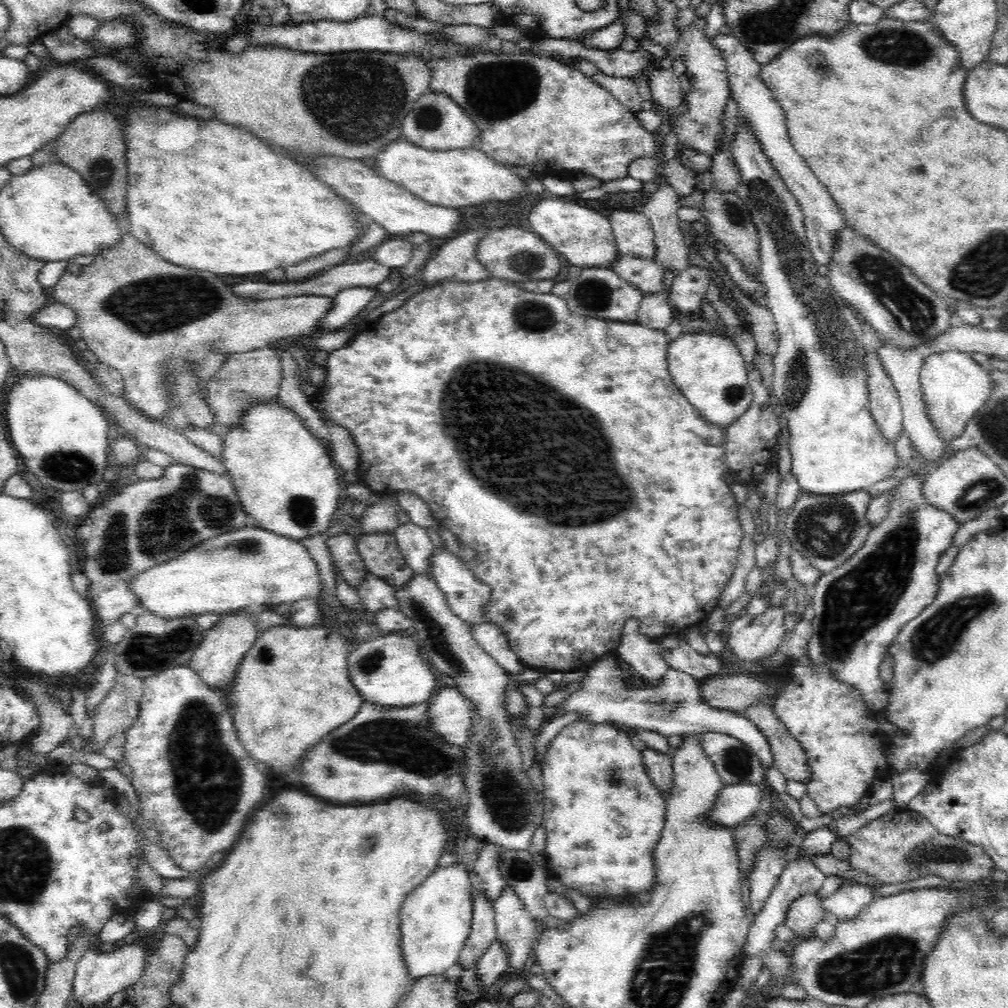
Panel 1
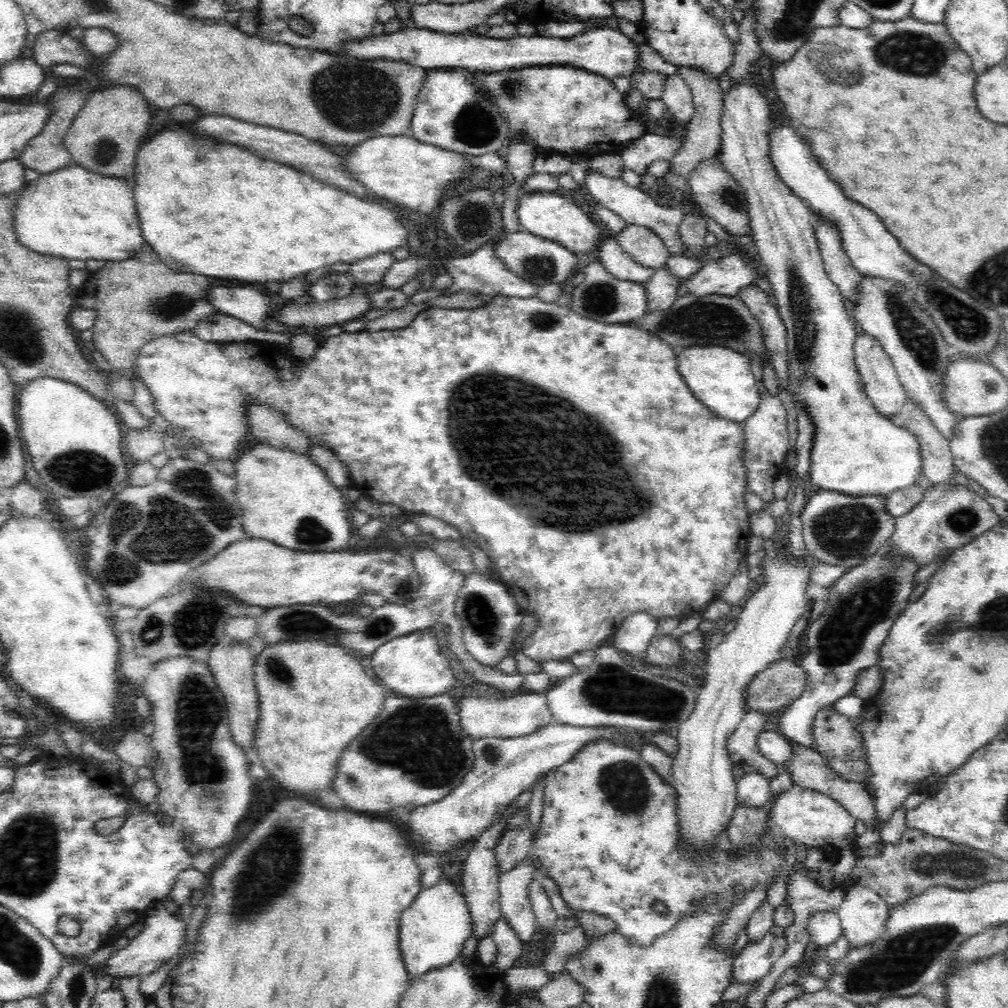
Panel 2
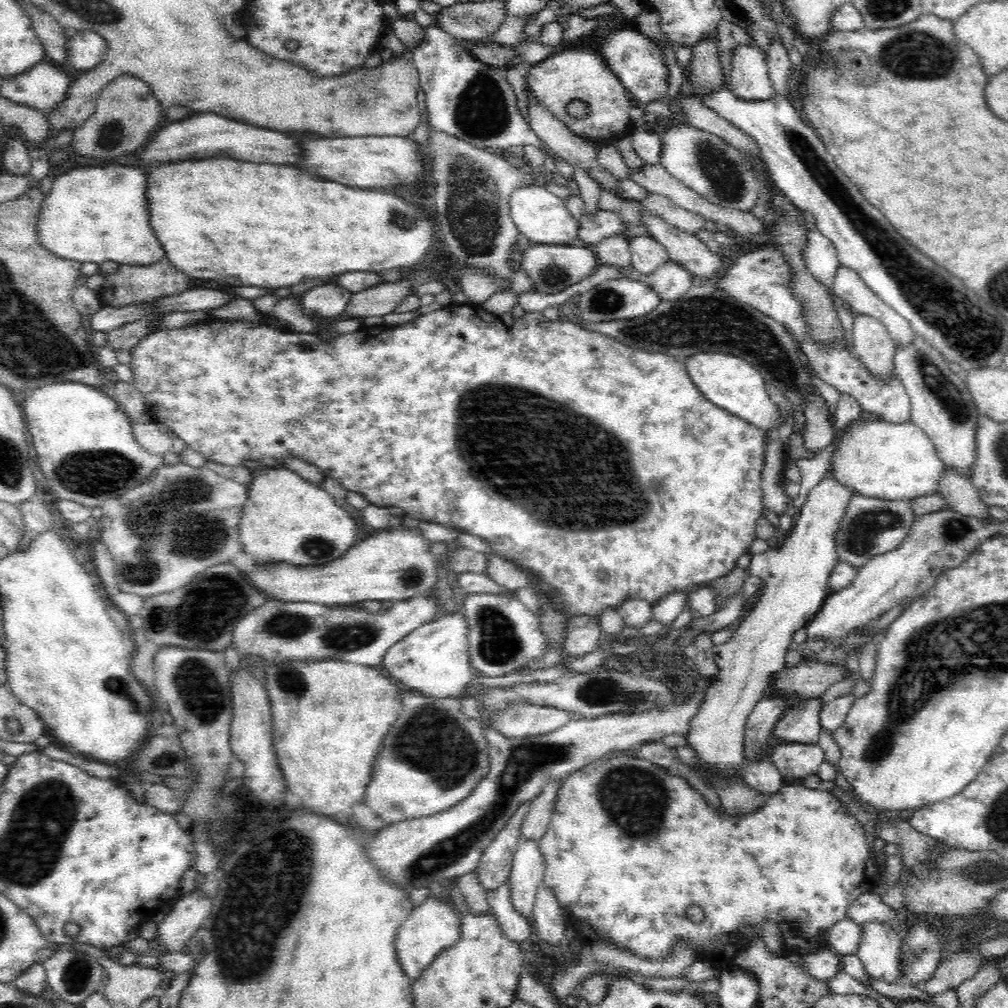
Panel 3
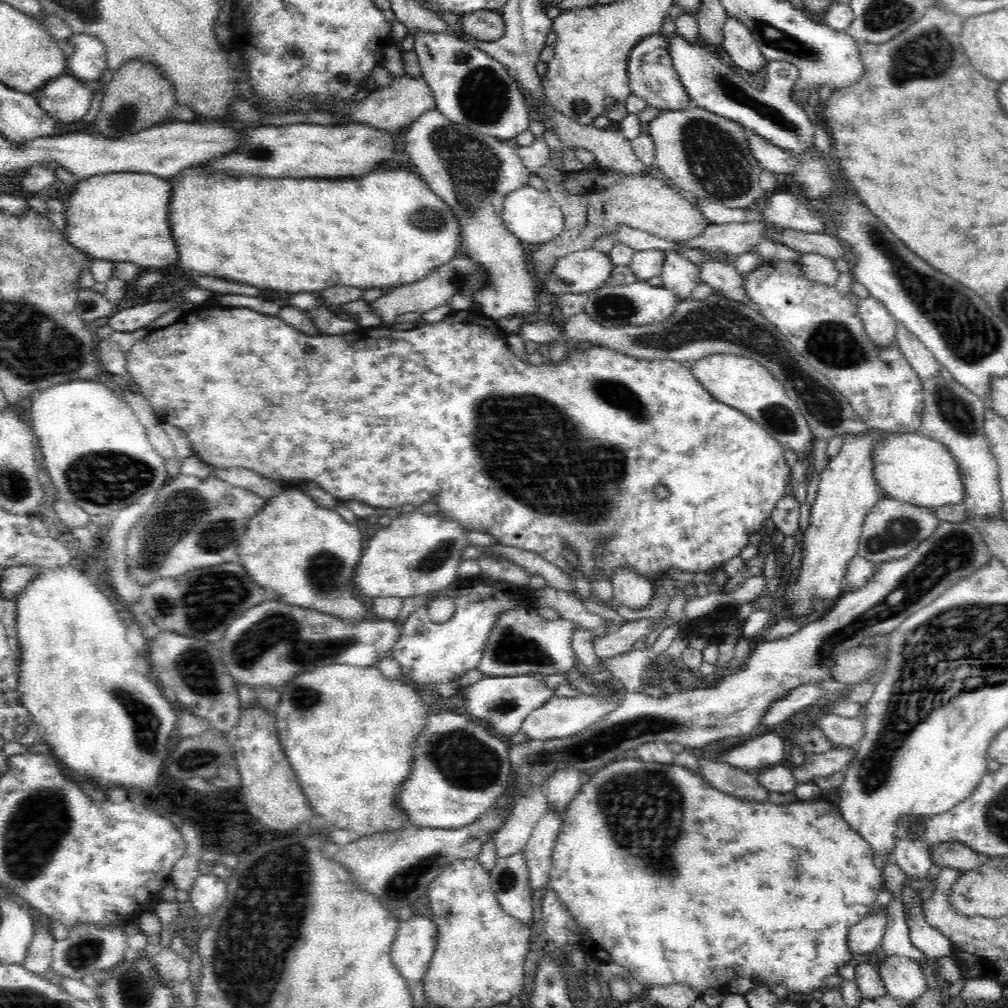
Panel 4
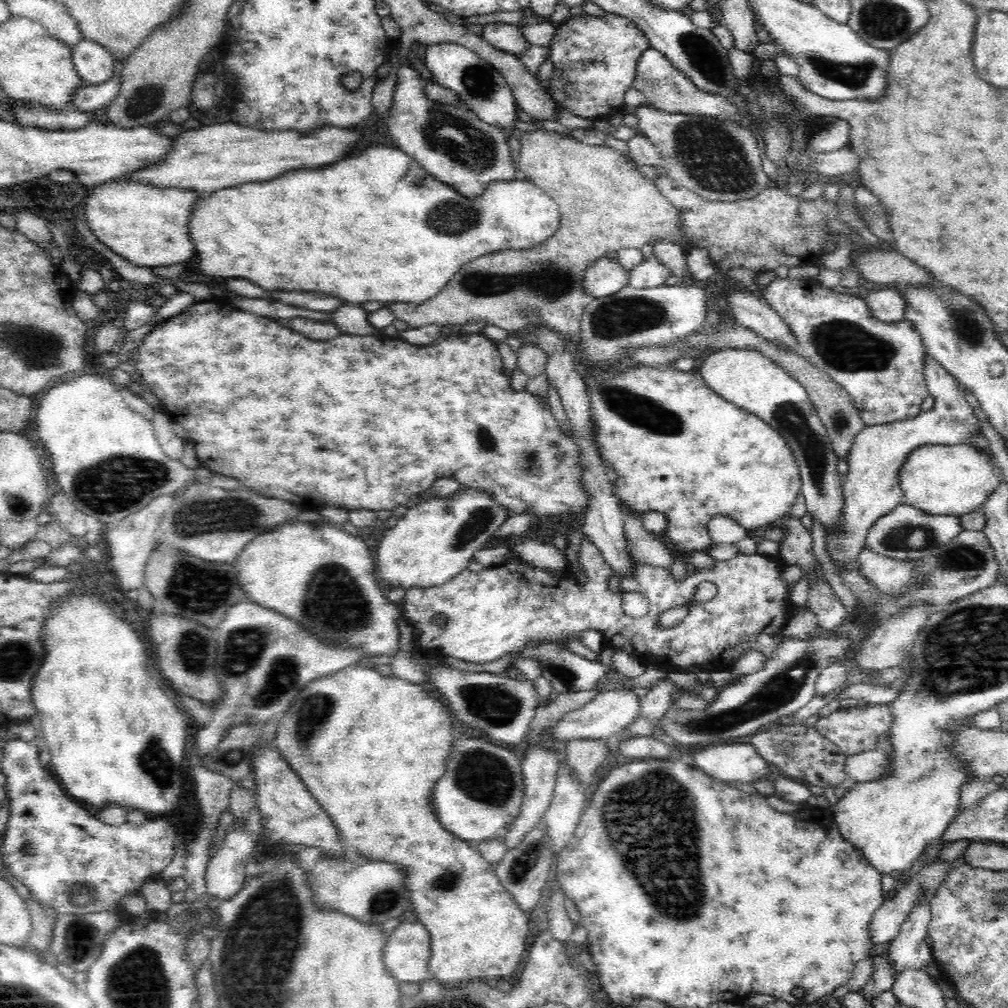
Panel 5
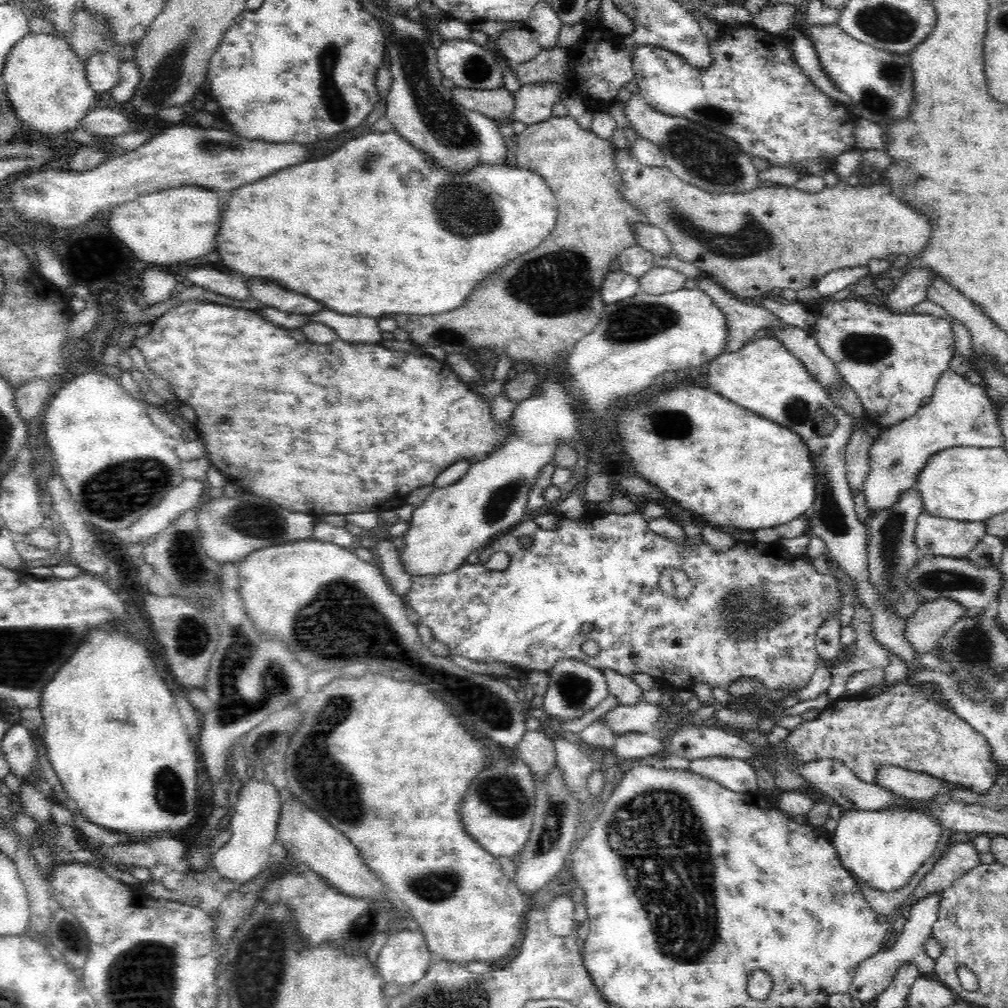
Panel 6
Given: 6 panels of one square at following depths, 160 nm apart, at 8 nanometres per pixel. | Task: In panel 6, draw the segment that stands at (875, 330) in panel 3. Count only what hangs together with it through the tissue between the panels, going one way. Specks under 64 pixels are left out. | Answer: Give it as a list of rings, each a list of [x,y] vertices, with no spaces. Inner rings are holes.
[[[928,267],[910,269],[889,291],[884,305],[887,305],[892,313],[912,312],[916,304],[927,299],[928,288],[933,284],[934,275],[937,274]]]

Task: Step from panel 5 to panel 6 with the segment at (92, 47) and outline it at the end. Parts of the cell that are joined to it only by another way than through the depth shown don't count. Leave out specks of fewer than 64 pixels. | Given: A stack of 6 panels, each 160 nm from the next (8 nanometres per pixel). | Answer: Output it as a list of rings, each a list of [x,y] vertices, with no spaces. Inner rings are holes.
[[[96,52],[94,56],[88,58],[85,66],[90,86],[99,95],[110,92],[112,86],[116,86],[116,83],[120,80],[121,60],[118,54]]]

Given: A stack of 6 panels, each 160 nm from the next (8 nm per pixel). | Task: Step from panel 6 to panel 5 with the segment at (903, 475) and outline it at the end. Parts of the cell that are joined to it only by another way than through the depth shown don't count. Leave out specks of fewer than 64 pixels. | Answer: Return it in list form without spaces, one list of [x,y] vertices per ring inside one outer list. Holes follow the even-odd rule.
[[[932,355],[924,358],[924,378],[929,390],[929,395],[935,398],[934,406],[927,412],[922,411],[914,419],[906,419],[905,421],[896,421],[895,423],[877,424],[874,426],[866,426],[852,444],[852,450],[848,454],[847,464],[849,471],[846,477],[840,480],[843,484],[843,494],[845,497],[845,507],[843,513],[843,528],[840,531],[831,531],[824,536],[824,543],[827,544],[829,556],[833,560],[833,564],[841,574],[842,569],[848,569],[850,564],[858,563],[858,558],[866,548],[867,535],[869,529],[872,528],[881,517],[893,512],[893,508],[904,503],[904,492],[900,483],[900,468],[904,466],[904,462],[908,460],[910,452],[916,450],[920,446],[926,444],[962,444],[968,442],[976,432],[982,432],[982,426],[974,414],[974,408],[970,406],[970,402],[964,397],[964,390],[958,384],[956,377],[950,374]]]

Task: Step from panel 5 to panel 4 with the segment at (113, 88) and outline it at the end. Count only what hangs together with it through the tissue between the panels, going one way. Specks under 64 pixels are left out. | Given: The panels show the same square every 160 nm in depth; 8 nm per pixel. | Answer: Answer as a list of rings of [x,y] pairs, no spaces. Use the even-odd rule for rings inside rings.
[[[70,74],[56,78],[48,84],[44,84],[38,92],[34,92],[34,94],[30,95],[34,95],[34,97],[38,99],[40,107],[42,107],[46,113],[50,113],[50,117],[62,123],[77,123],[81,118],[84,118],[84,116],[88,114],[88,110],[90,110],[93,97],[92,89],[90,89],[86,83],[80,82]]]

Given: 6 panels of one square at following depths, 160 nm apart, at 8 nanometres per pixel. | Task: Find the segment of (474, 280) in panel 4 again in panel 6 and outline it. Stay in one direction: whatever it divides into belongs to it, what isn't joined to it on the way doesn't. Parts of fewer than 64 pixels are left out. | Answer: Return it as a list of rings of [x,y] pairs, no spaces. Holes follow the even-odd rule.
[[[571,115],[567,116],[551,116],[548,120],[538,121],[536,124],[528,125],[526,129],[518,134],[518,149],[516,152],[516,162],[518,166],[528,168],[530,171],[534,171],[548,183],[548,187],[554,191],[557,200],[558,218],[554,230],[536,247],[530,252],[526,252],[516,260],[512,260],[508,266],[500,268],[498,272],[492,272],[486,280],[478,282],[475,292],[470,294],[466,298],[466,302],[456,308],[456,310],[450,310],[450,312],[442,312],[440,314],[430,316],[418,316],[412,314],[396,314],[393,317],[396,319],[397,327],[405,330],[409,334],[409,340],[417,344],[428,344],[428,346],[436,346],[444,350],[446,354],[460,354],[463,358],[470,361],[470,363],[477,369],[480,368],[480,363],[476,360],[483,360],[485,364],[491,364],[495,366],[502,354],[507,354],[512,359],[513,364],[518,364],[519,368],[526,366],[534,366],[535,368],[553,368],[556,364],[560,364],[560,361],[564,361],[571,353],[574,344],[584,338],[588,333],[592,332],[596,328],[596,324],[602,320],[604,316],[604,299],[602,299],[601,289],[602,282],[604,282],[604,276],[610,272],[610,264],[612,260],[617,259],[618,252],[625,248],[630,248],[637,244],[635,234],[633,234],[633,226],[636,223],[648,223],[643,212],[634,206],[631,202],[628,202],[621,195],[621,178],[619,170],[615,167],[616,146],[611,142],[607,142],[594,133],[592,129],[584,129],[578,125],[578,122]]]

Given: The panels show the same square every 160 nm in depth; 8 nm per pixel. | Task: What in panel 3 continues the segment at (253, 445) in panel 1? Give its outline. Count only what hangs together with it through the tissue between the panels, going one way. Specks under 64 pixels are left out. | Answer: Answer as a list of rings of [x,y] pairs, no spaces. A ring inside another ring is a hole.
[[[263,465],[252,470],[248,501],[239,525],[243,550],[260,567],[284,563],[320,567],[341,558],[356,540],[356,522],[321,488],[312,485],[283,465]]]

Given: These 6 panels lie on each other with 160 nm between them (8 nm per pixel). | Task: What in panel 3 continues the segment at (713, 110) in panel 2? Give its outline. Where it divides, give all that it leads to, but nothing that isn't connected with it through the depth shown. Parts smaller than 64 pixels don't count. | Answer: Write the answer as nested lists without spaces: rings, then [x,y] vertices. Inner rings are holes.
[[[704,38],[694,45],[692,60],[686,71],[686,76],[692,83],[691,92],[695,96],[705,97],[712,91],[726,84],[720,65],[720,51],[723,44],[715,38]]]

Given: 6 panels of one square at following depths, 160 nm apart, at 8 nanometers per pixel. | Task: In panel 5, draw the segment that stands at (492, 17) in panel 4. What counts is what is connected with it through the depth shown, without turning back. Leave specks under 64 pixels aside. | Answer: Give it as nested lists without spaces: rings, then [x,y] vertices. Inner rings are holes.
[[[486,24],[482,38],[497,50],[514,55],[521,55],[529,48],[529,43],[524,38],[520,26],[516,24]]]

